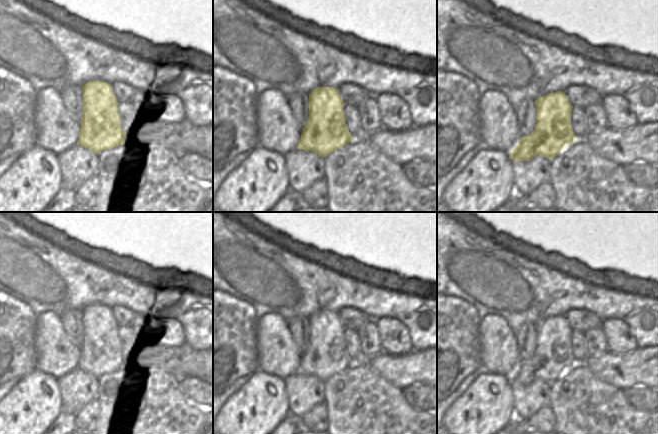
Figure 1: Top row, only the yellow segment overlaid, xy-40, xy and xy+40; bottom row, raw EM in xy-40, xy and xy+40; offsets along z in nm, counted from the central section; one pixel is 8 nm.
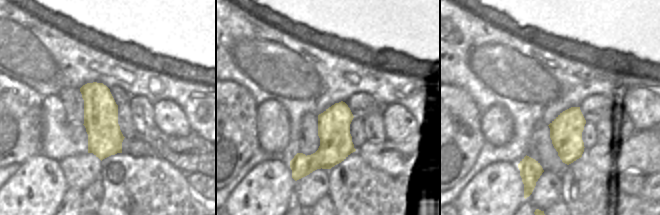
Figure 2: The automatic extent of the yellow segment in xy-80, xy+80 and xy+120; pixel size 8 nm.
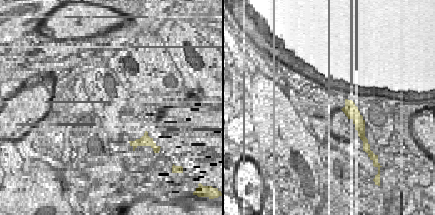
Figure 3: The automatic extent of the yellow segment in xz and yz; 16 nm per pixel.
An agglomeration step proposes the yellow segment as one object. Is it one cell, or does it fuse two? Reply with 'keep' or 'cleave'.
cleave

